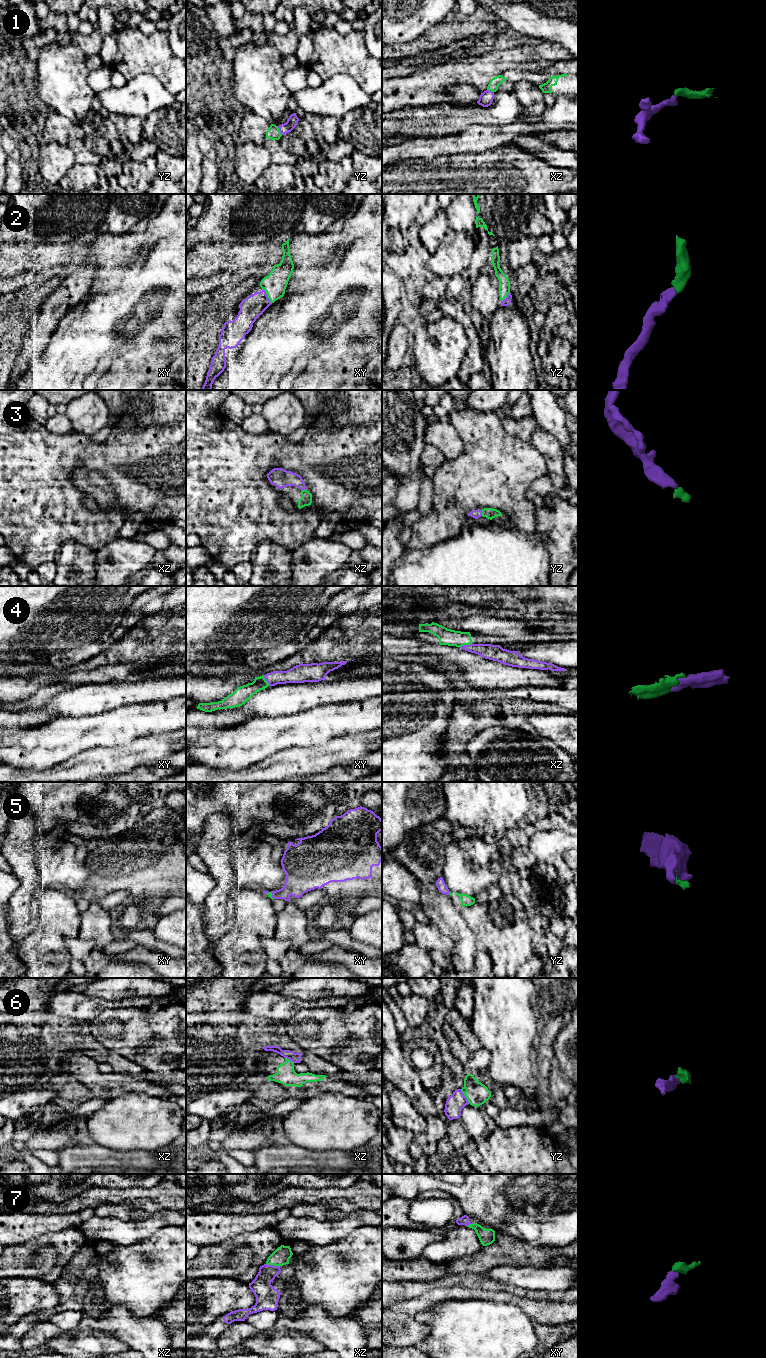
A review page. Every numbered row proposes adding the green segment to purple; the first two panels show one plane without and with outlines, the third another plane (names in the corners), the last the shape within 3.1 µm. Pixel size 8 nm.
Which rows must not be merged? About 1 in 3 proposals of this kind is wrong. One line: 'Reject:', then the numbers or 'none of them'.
Reject: 6

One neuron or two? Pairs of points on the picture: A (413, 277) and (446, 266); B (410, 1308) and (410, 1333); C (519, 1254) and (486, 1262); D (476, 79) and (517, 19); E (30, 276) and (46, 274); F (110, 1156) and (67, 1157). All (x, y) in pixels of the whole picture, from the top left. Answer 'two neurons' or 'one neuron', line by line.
A: two neurons
B: one neuron
C: one neuron
D: two neurons
E: one neuron
F: one neuron

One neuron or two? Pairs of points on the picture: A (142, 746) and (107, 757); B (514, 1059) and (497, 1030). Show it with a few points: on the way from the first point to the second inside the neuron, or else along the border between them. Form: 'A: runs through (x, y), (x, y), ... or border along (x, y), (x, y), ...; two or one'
A: runs through (133, 753), (129, 757), (116, 757); one
B: runs through (510, 1052), (510, 1043), (504, 1037); one

